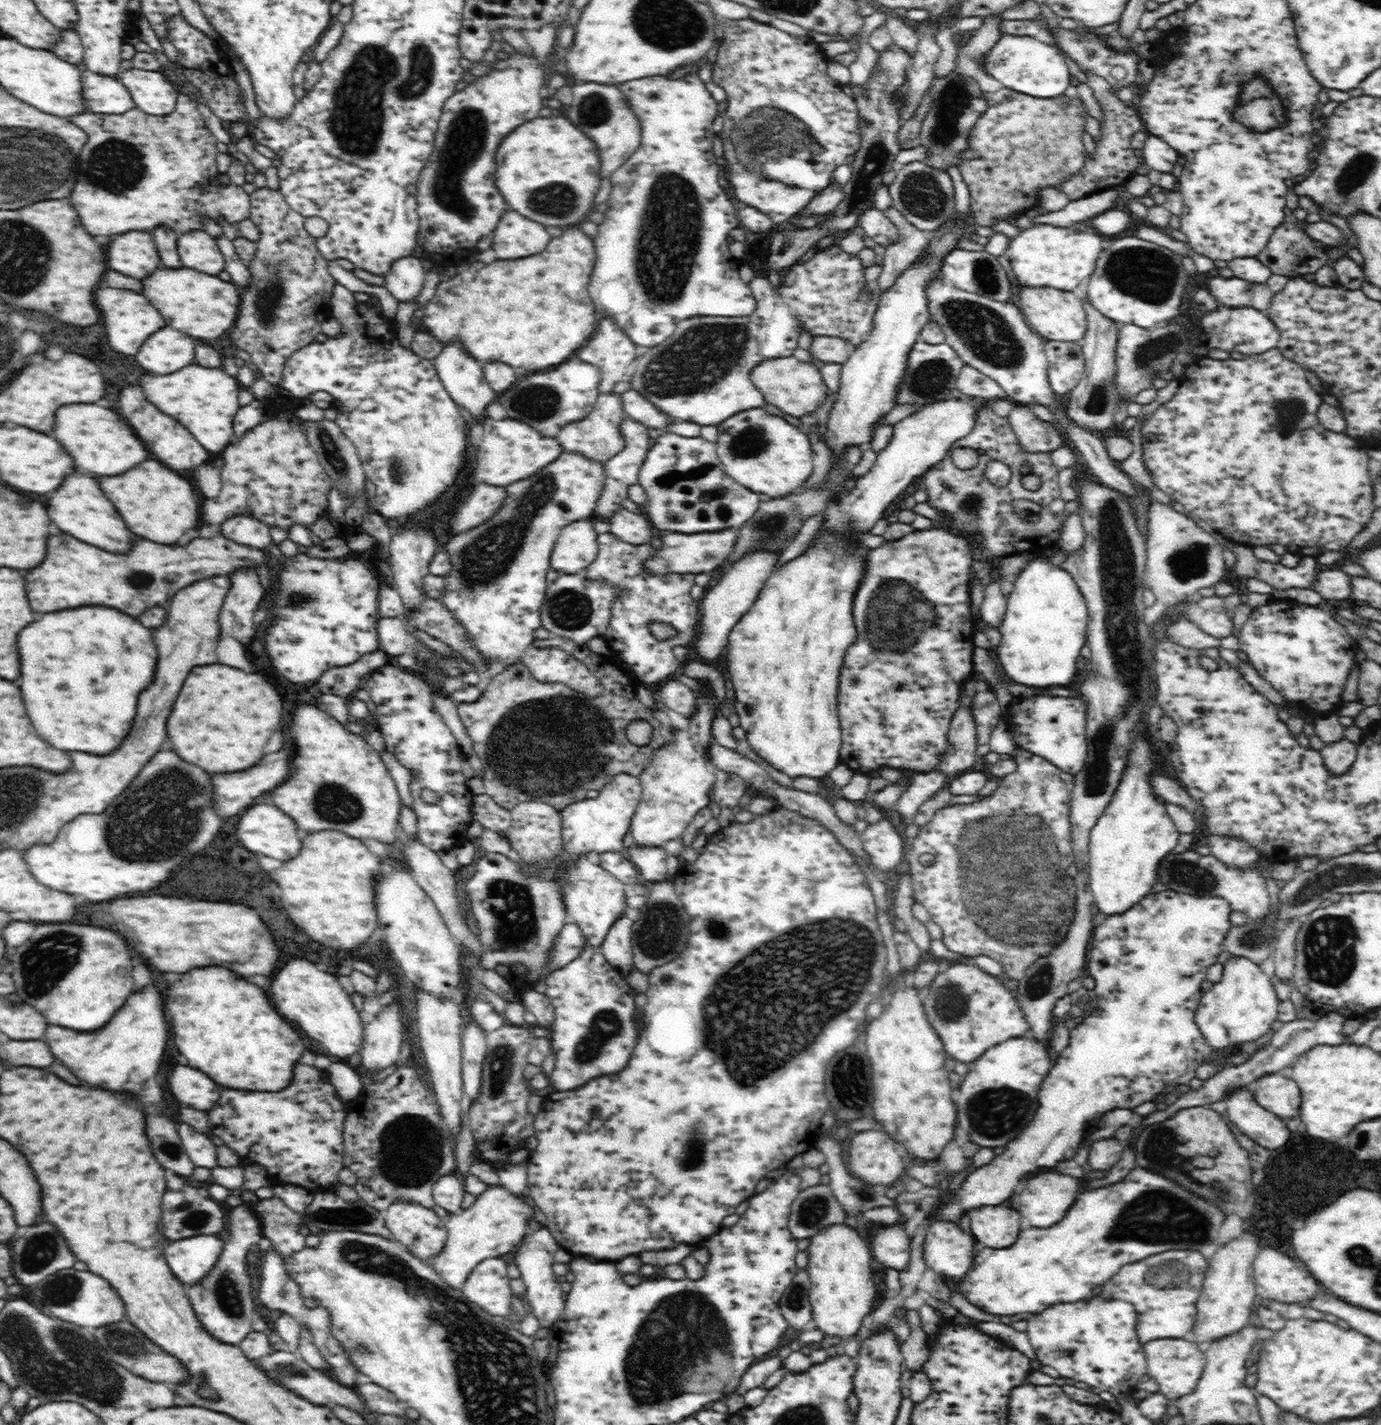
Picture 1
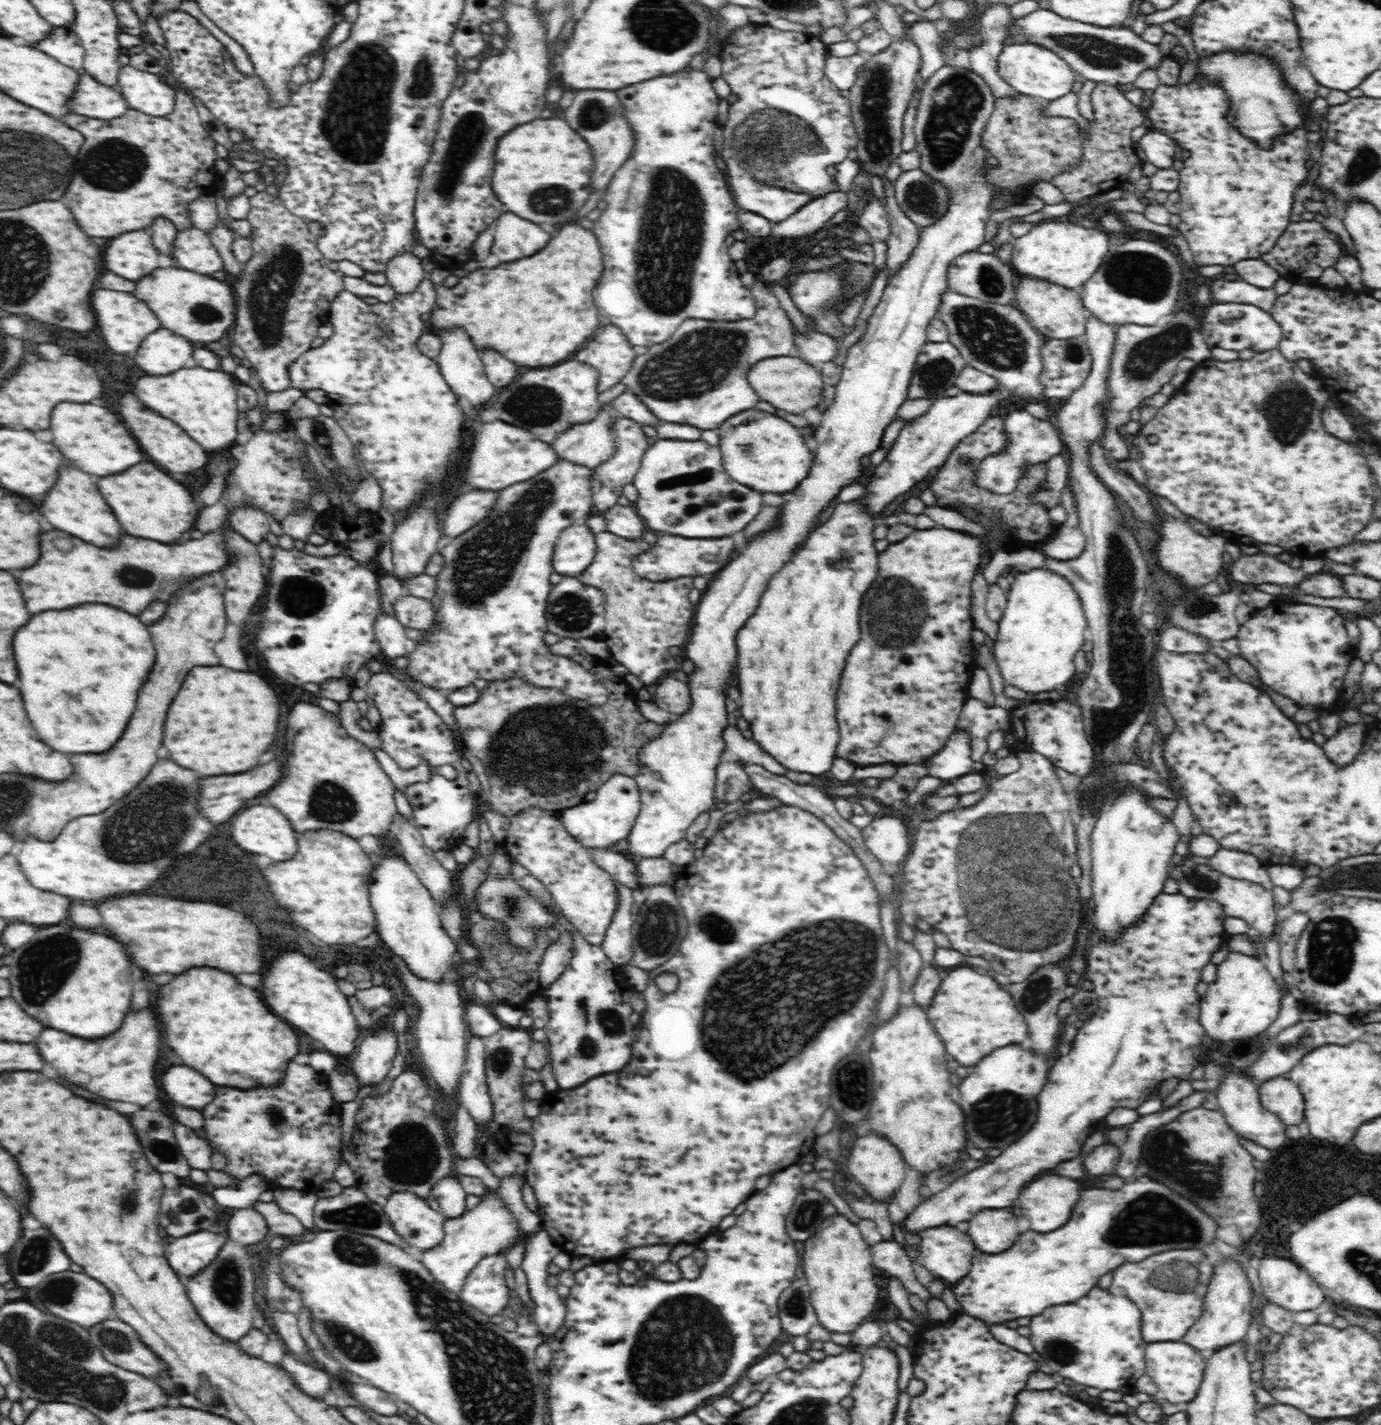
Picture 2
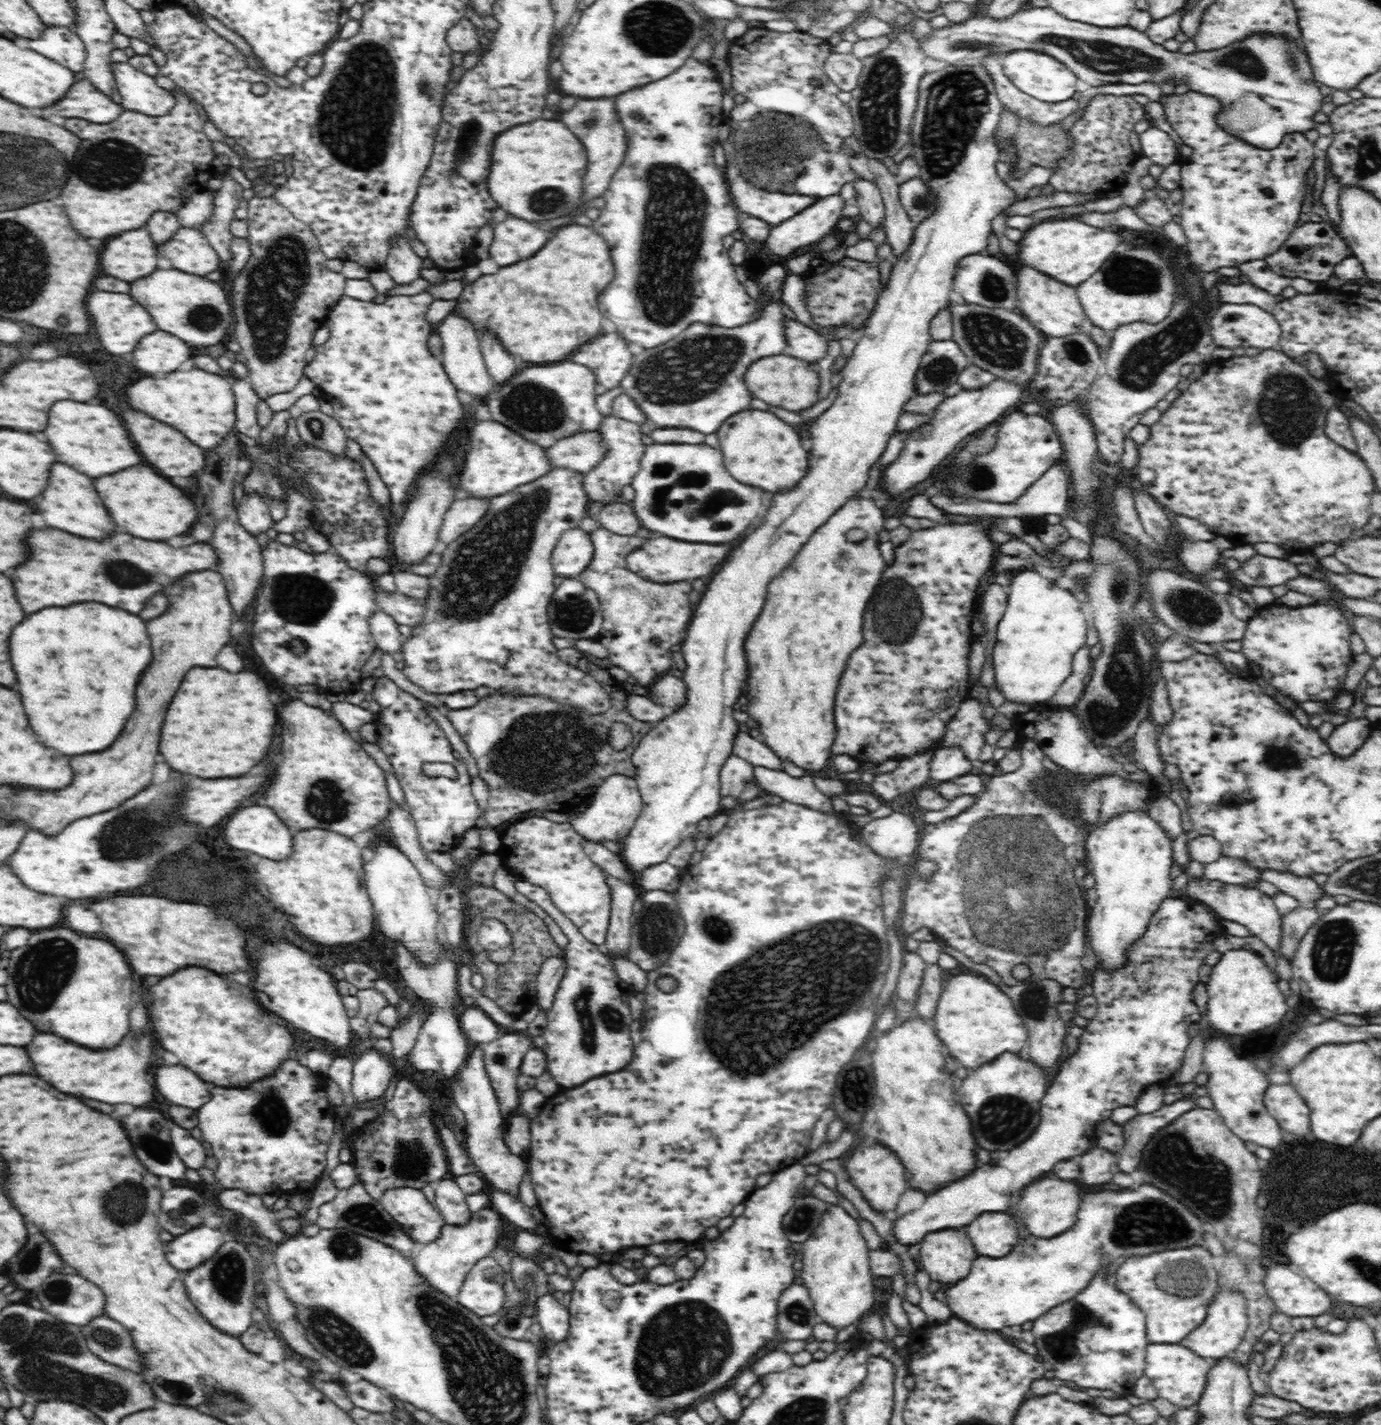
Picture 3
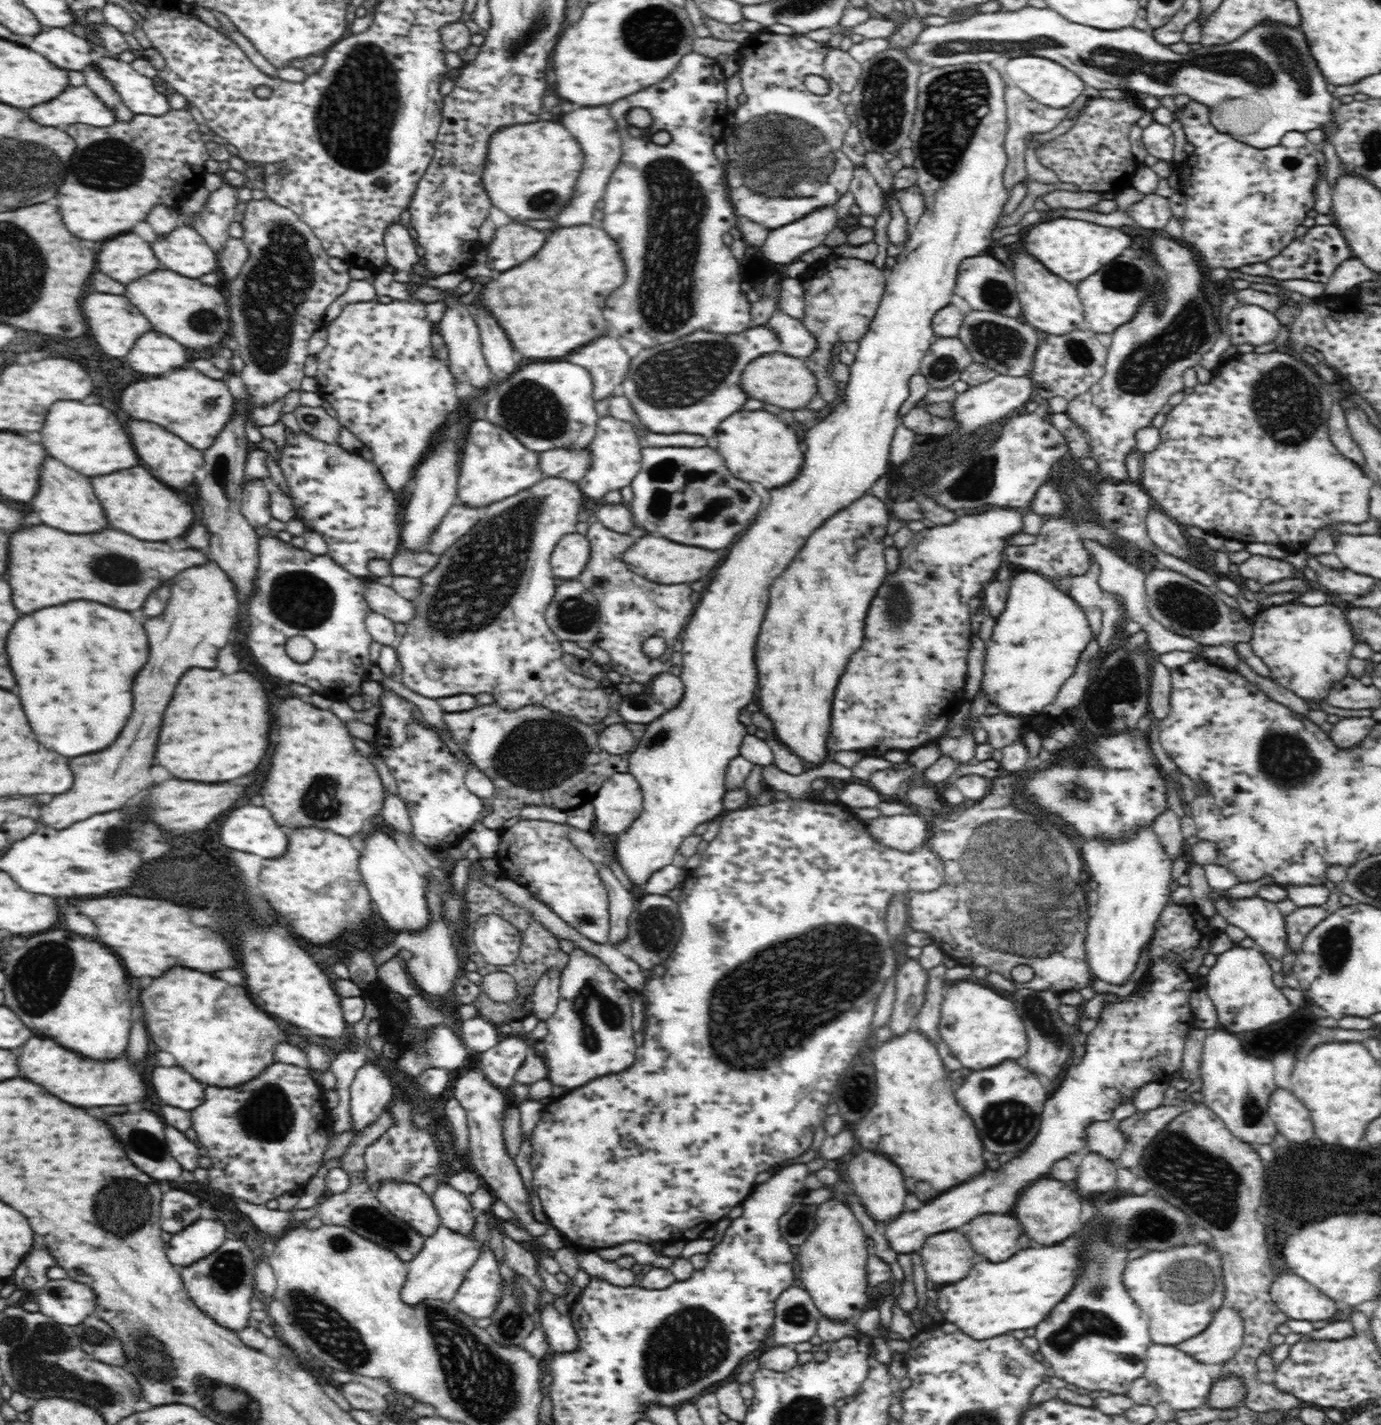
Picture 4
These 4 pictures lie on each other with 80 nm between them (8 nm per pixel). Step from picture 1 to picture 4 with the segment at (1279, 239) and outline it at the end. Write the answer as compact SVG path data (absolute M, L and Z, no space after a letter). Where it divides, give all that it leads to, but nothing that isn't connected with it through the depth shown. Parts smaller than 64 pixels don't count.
M1336 224L1314 225L1302 237L1297 237L1284 251L1266 264L1270 268L1270 277L1278 280L1310 280L1326 285L1334 270L1342 262L1353 258L1353 251Z

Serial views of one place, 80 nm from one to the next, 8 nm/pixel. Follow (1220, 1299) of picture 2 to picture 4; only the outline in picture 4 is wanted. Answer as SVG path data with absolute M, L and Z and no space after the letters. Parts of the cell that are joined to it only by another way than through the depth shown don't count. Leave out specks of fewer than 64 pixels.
M1222 1306L1202 1334L1176 1347L1196 1363L1222 1366L1239 1352L1244 1336L1242 1323L1233 1310Z

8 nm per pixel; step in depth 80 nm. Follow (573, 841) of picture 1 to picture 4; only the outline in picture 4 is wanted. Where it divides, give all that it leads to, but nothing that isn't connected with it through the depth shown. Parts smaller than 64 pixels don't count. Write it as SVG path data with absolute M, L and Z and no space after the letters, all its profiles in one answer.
M617 773L602 784L592 804L596 828L589 832L600 832L609 837L624 832L642 812L640 783L631 773Z

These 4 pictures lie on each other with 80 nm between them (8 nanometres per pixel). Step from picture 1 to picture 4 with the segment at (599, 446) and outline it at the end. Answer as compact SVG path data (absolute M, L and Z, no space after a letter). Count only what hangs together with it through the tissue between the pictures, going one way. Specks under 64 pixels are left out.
M548 450L537 456L537 470L544 479L559 478L577 483L589 465L589 450Z

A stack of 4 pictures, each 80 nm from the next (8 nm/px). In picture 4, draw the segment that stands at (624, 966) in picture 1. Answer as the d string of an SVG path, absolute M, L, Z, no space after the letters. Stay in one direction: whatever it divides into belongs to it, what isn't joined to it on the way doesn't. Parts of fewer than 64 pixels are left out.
M598 863L596 866L598 877L609 896L610 942L619 946L626 940L629 932L628 918L634 910L633 894L614 876L611 865Z

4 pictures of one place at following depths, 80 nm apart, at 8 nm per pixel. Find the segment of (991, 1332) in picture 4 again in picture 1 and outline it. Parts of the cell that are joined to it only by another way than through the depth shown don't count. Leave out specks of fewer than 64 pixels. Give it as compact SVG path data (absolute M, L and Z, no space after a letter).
M1139 1167L1134 1168L1124 1180L1118 1181L1118 1184L1114 1184L1114 1186L1110 1186L1110 1188L1102 1188L1102 1190L1087 1189L1080 1192L1076 1202L1072 1204L1072 1208L1069 1208L1067 1216L1059 1224L1048 1229L1031 1227L1027 1230L1022 1230L1016 1243L1012 1244L1009 1248L998 1251L990 1248L982 1248L981 1252L978 1253L978 1256L976 1256L973 1261L973 1266L968 1271L968 1274L960 1280L958 1284L960 1288L959 1294L964 1298L964 1301L973 1307L980 1308L986 1315L998 1317L1014 1316L1014 1314L1040 1314L1040 1312L1044 1312L1048 1307L1055 1304L1078 1302L1086 1299L1094 1288L1110 1280L1110 1278L1112 1278L1120 1268L1128 1264L1128 1262L1138 1262L1139 1264L1140 1260L1145 1260L1148 1256L1167 1252L1168 1250L1200 1251L1204 1244L1214 1243L1219 1237L1219 1232L1225 1217L1220 1214L1220 1209L1210 1206L1211 1202L1208 1202L1208 1204L1206 1204L1206 1202L1208 1202L1208 1200L1200 1200L1199 1196L1180 1188L1177 1184L1164 1179L1163 1176L1159 1176L1159 1174L1148 1172Z

